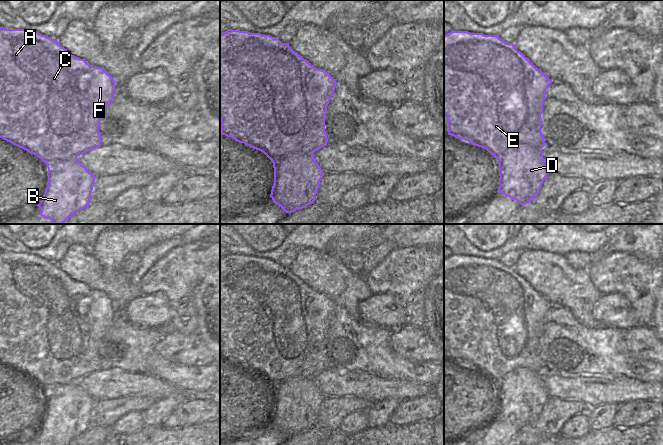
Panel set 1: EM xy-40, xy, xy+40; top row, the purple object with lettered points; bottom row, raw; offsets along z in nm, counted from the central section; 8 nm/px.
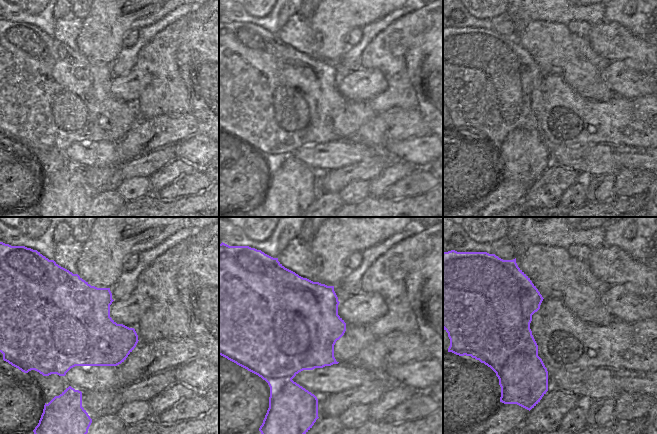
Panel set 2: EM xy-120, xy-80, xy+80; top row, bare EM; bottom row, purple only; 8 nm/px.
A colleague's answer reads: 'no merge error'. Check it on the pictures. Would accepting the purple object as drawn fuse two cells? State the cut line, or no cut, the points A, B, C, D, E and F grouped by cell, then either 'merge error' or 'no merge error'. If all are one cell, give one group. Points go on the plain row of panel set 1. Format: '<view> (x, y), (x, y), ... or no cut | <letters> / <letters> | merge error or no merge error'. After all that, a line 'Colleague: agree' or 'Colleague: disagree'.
xy+40 (540, 372), (516, 367), (496, 381) | A C E F / B D | merge error
Colleague: disagree

